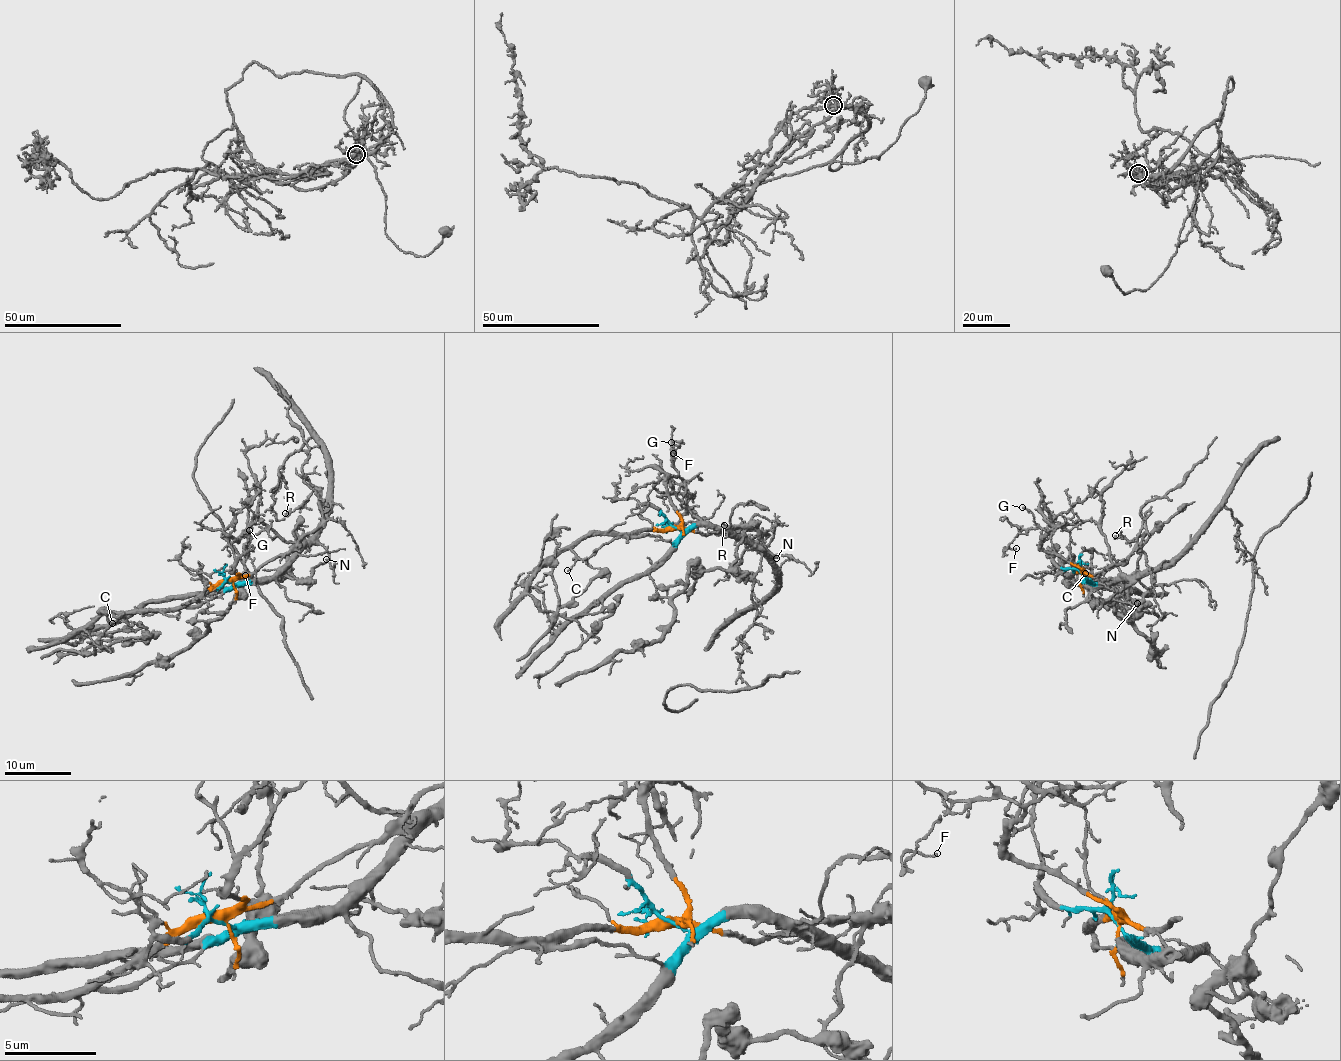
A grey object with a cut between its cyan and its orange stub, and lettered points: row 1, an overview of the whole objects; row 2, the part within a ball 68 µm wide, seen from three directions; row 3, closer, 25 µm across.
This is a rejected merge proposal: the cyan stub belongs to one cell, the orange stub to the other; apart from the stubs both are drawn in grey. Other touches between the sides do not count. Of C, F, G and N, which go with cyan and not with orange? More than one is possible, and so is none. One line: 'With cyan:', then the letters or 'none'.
With cyan: N

